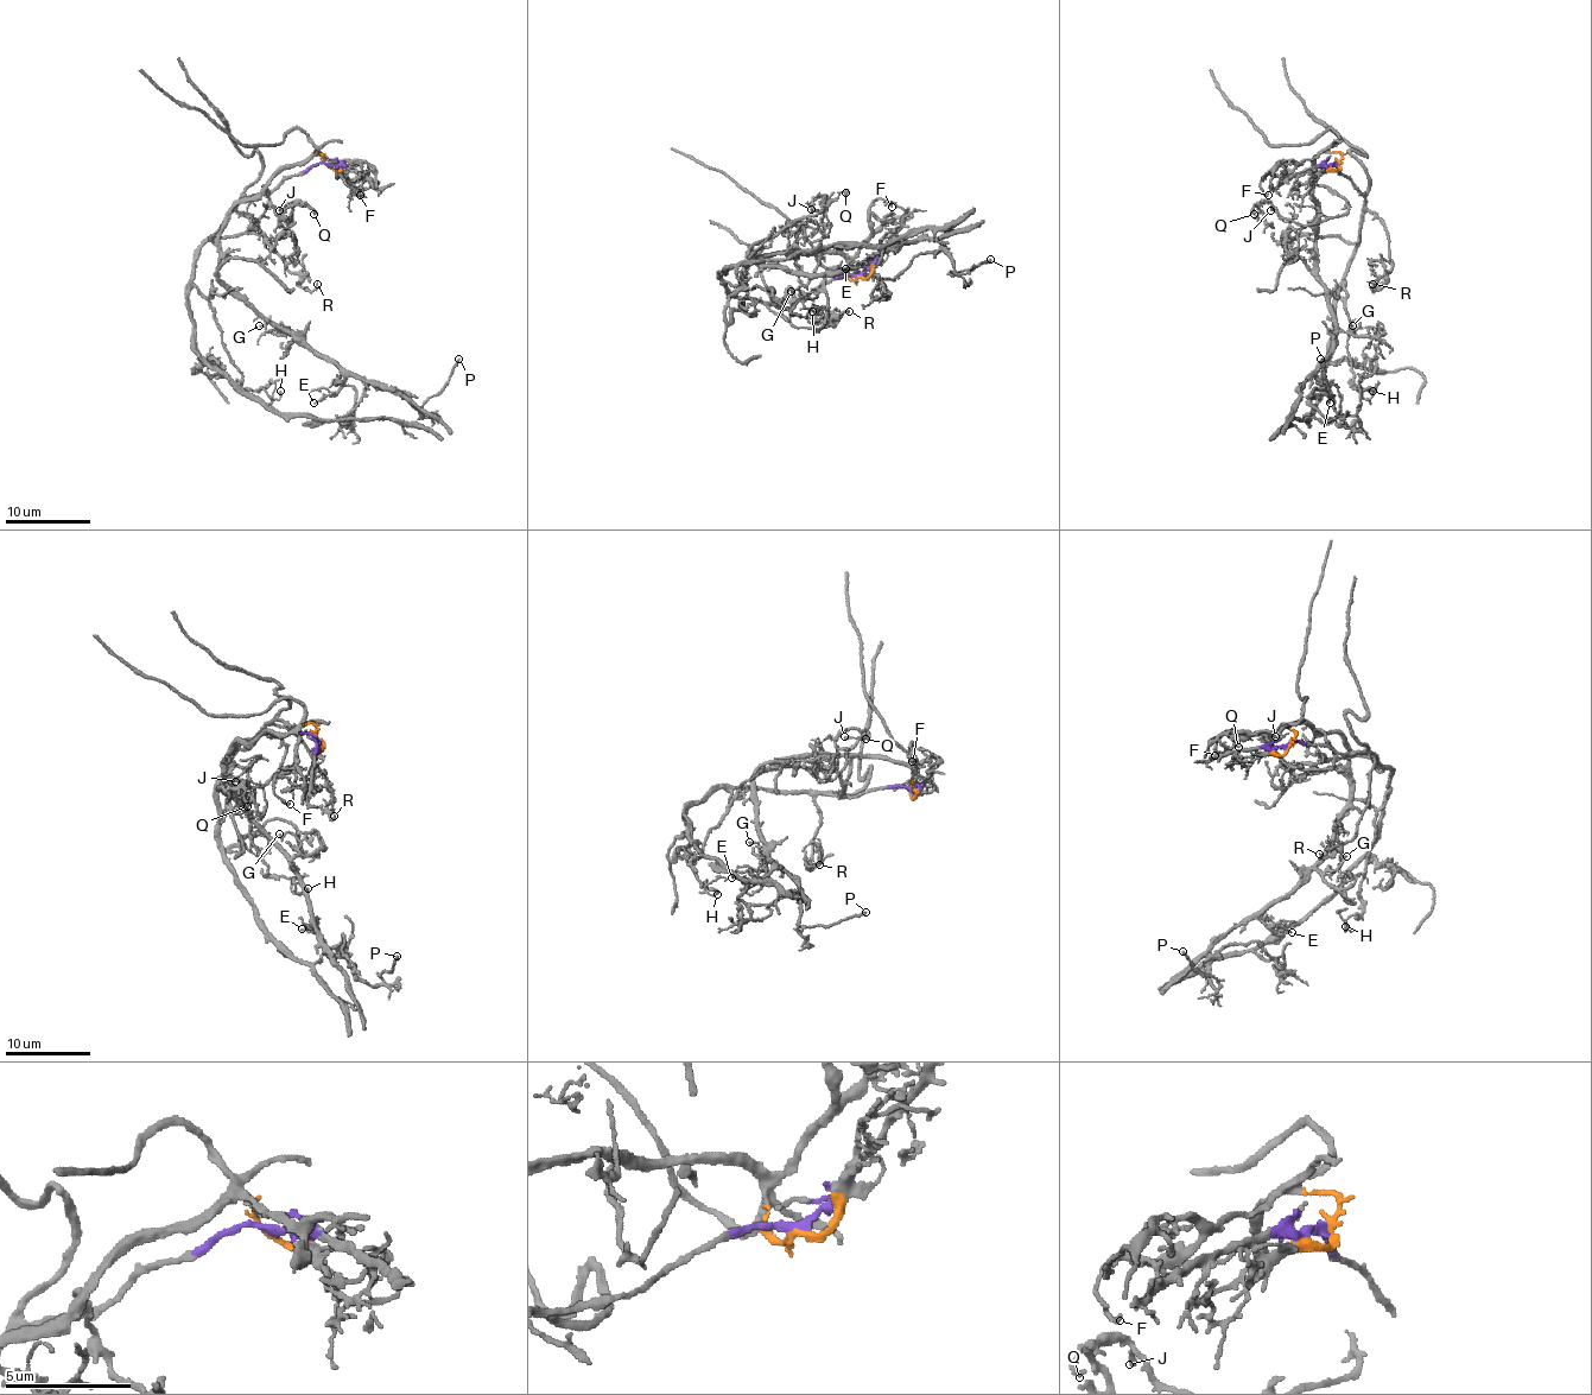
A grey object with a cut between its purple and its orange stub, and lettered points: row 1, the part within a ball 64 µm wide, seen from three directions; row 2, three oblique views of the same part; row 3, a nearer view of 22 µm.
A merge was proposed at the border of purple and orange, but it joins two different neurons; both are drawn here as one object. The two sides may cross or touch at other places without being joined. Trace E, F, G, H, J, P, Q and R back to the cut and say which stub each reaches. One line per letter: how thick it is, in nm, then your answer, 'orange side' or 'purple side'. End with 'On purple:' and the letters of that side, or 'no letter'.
E: 160 nm thick; orange side
F: 190 nm thick; orange side
G: 200 nm thick; orange side
H: 180 nm thick; purple side
J: 190 nm thick; orange side
P: 180 nm thick; purple side
Q: 180 nm thick; orange side
R: 170 nm thick; purple side
On purple: H, P, R

